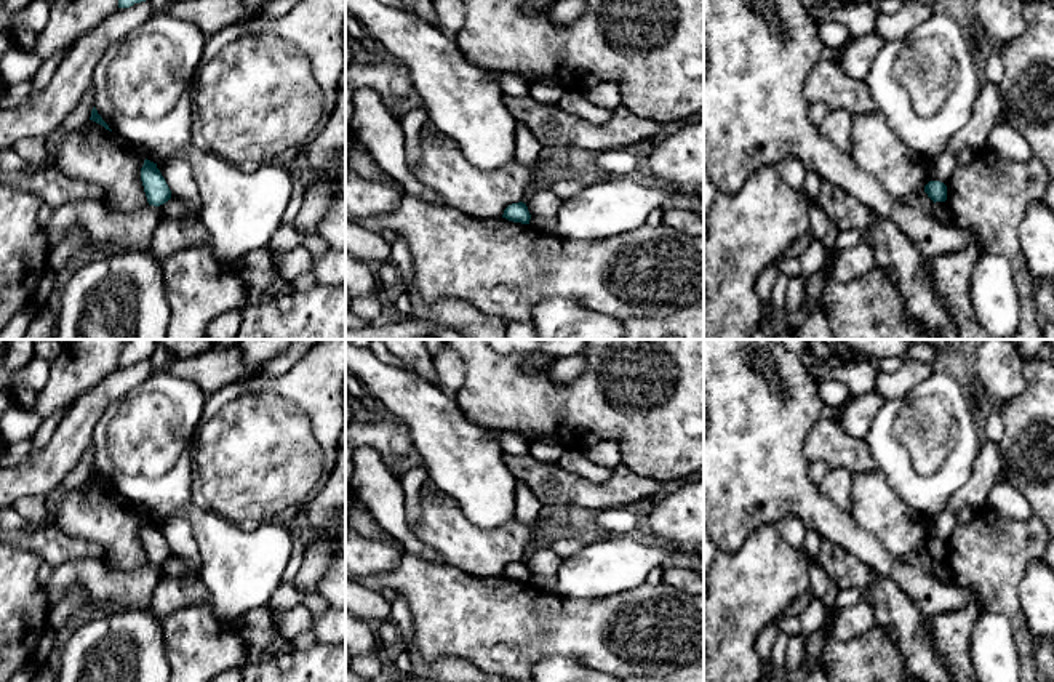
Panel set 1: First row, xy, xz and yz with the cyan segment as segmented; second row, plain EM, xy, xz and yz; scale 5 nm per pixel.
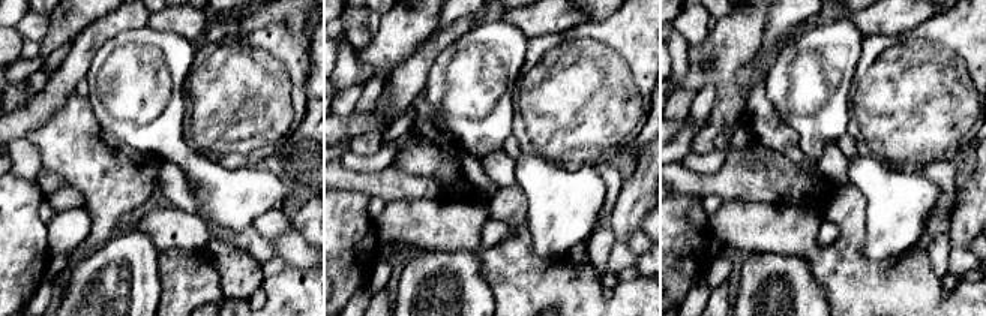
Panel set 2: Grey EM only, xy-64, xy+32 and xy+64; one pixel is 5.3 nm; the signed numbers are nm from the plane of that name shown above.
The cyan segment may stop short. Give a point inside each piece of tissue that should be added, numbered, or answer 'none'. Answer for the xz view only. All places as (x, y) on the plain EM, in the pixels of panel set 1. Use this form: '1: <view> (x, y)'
none

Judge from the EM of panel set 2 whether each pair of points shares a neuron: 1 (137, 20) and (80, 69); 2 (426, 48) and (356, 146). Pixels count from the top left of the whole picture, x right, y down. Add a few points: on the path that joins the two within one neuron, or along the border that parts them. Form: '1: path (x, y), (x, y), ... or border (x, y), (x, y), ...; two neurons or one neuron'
1: path (119, 20), (108, 26), (83, 51); one neuron
2: border (381, 132), (365, 132), (351, 140); two neurons

